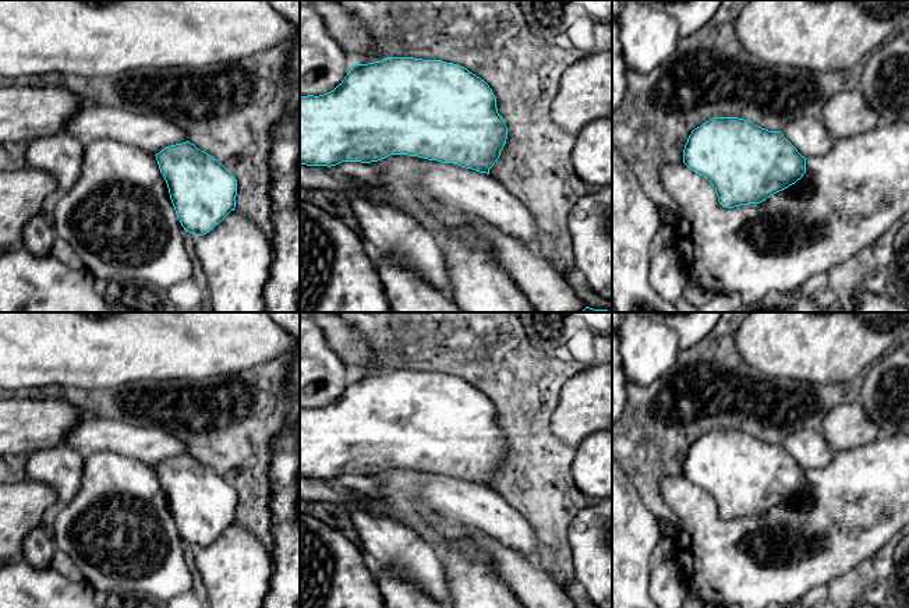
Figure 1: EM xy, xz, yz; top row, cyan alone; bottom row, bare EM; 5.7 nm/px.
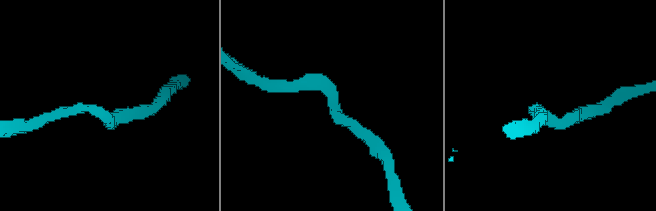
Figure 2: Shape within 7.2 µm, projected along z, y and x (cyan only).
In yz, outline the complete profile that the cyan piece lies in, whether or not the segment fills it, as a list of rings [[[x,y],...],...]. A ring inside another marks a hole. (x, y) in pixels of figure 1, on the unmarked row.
[[[714,430],[694,441],[683,462],[683,476],[707,491],[725,520],[760,516],[806,485],[806,471],[827,466],[835,455],[821,431],[795,430],[781,443],[768,443],[739,430]]]

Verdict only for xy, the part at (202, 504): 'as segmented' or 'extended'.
extended

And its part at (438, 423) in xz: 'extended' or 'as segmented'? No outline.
extended

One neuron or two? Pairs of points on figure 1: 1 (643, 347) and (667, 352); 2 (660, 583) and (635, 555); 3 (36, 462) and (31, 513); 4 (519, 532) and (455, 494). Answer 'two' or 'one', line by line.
1: one
2: two
3: two
4: one

